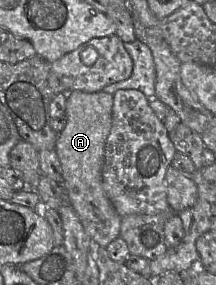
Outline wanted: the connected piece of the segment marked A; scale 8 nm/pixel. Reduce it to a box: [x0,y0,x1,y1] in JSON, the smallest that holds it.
[55,91,122,248]

